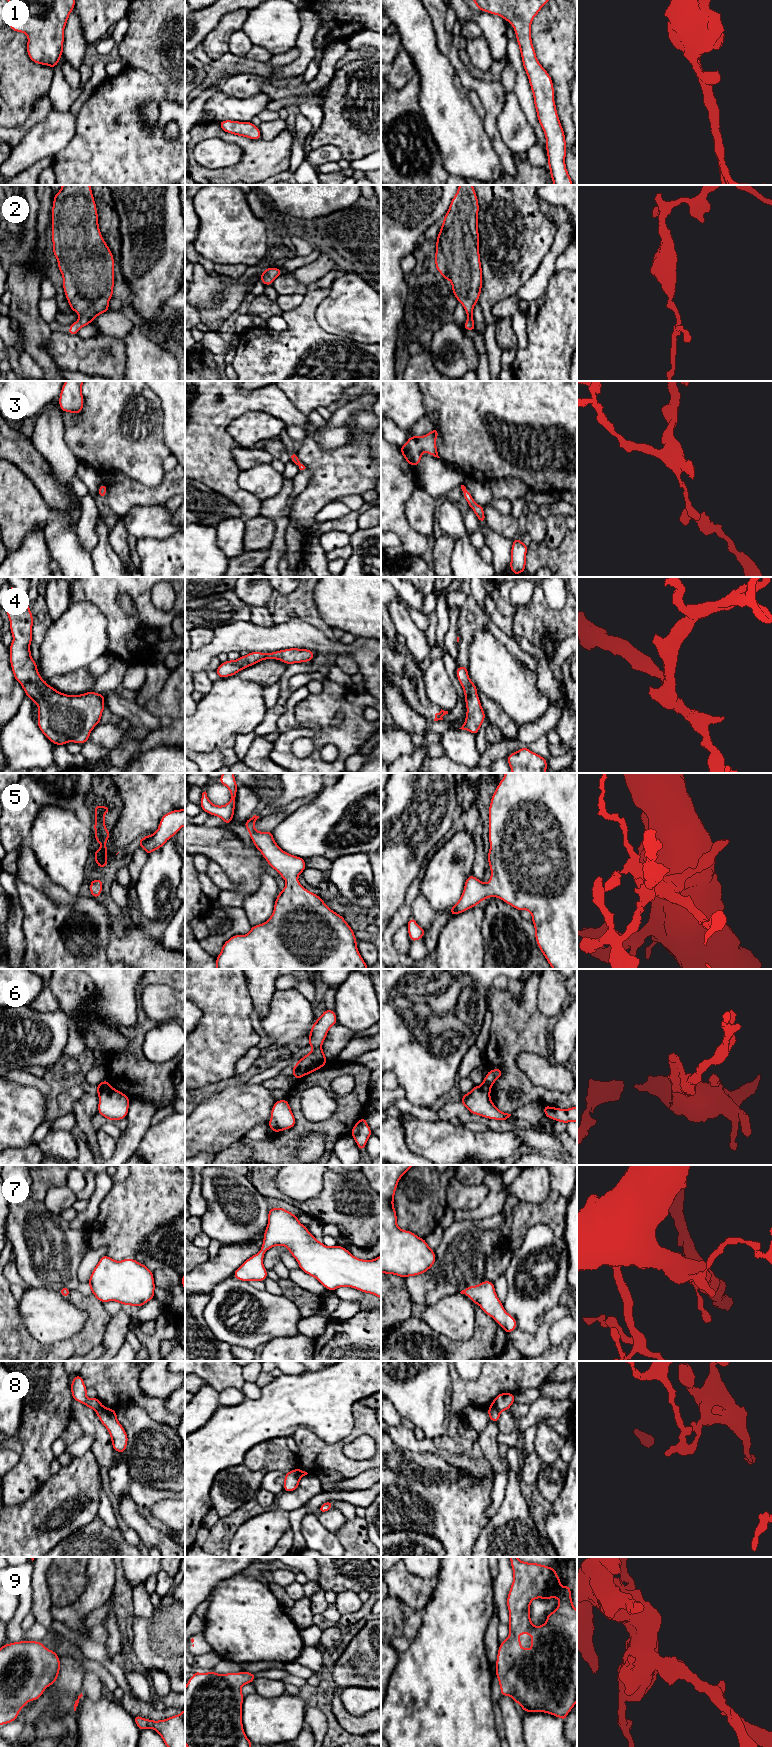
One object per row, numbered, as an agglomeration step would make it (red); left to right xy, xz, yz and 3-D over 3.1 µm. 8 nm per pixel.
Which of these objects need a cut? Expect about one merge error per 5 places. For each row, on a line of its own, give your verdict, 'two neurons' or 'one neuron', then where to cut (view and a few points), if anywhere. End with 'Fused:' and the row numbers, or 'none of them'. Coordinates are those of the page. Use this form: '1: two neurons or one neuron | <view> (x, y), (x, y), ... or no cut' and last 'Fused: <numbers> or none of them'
1: one neuron | no cut
2: one neuron | no cut
3: one neuron | no cut
4: one neuron | no cut
5: one neuron | no cut
6: two neurons | xy (109, 1085), (98, 1092)
7: one neuron | no cut
8: two neurons | yz (490, 1406), (499, 1412)
9: one neuron | no cut
Fused: 6, 8

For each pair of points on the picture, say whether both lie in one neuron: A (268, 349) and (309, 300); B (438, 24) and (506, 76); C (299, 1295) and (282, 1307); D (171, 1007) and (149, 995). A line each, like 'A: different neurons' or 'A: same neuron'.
A: same neuron
B: different neurons
C: different neurons
D: same neuron

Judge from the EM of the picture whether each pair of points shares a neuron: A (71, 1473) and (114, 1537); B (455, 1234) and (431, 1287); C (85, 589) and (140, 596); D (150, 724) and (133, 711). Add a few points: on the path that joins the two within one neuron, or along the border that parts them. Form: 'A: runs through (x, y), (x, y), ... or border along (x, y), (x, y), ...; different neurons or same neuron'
A: border along (98, 1515), (79, 1529); different neurons
B: runs through (455, 1247), (455, 1260), (441, 1275); same neuron
C: runs through (99, 587), (126, 587); same neuron
D: runs through (146, 720), (137, 715); same neuron

